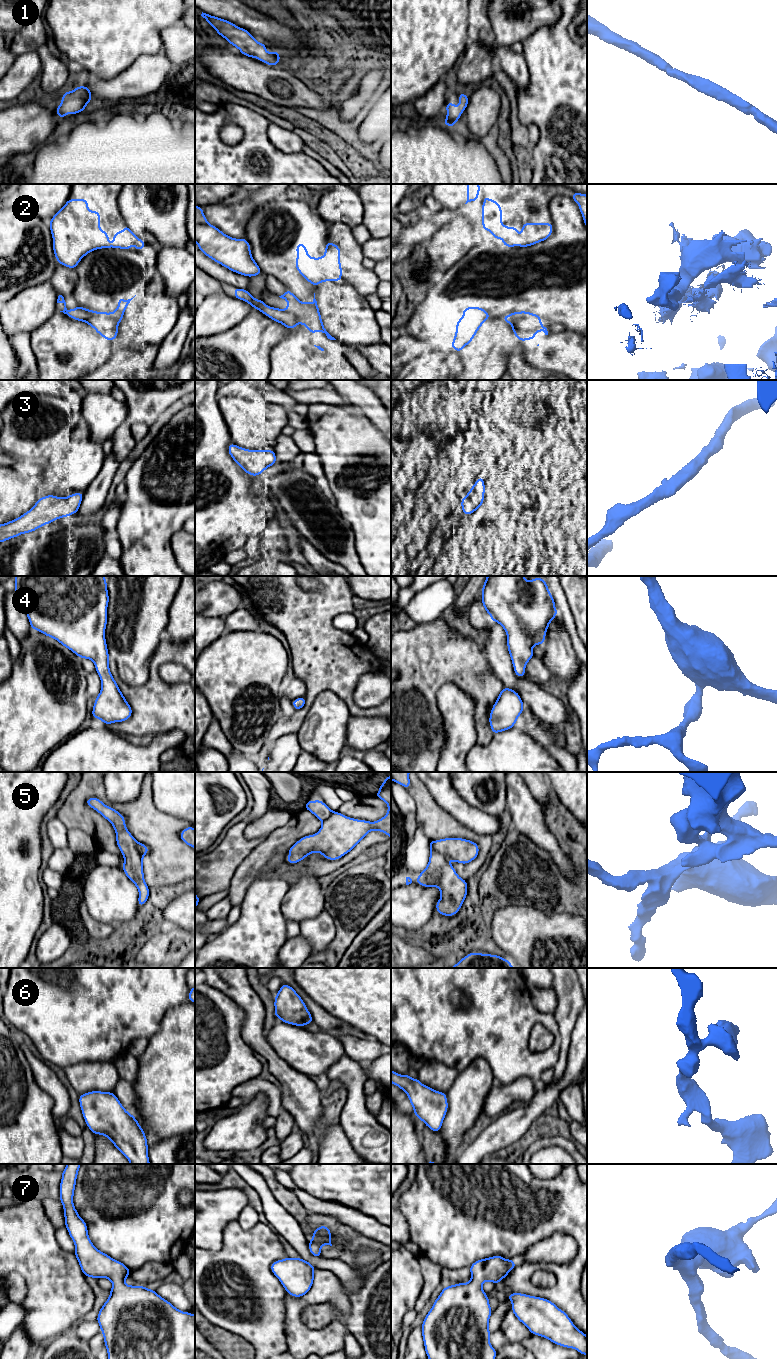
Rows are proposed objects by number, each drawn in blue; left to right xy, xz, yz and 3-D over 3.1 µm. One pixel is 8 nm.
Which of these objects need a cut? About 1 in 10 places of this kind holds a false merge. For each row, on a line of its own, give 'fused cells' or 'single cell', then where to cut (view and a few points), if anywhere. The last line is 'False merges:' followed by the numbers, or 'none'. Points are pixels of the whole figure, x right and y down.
1: single cell; no cut
2: fused cells; cut in xz along (302, 303), (311, 318), (314, 326), (313, 332)
3: single cell; no cut
4: single cell; no cut
5: single cell; no cut
6: single cell; no cut
7: single cell; no cut
False merges: 2

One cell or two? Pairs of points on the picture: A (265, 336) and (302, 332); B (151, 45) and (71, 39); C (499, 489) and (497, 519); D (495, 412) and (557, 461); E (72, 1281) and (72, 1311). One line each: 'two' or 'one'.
A: two
B: one
C: two
D: one
E: one

